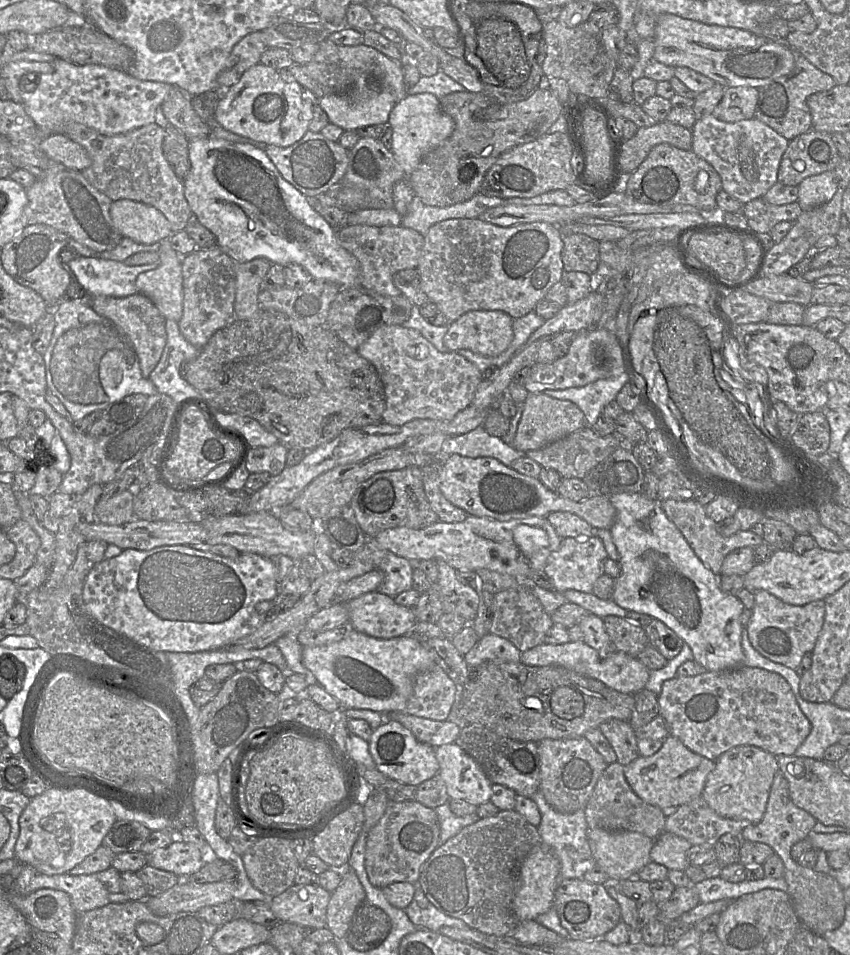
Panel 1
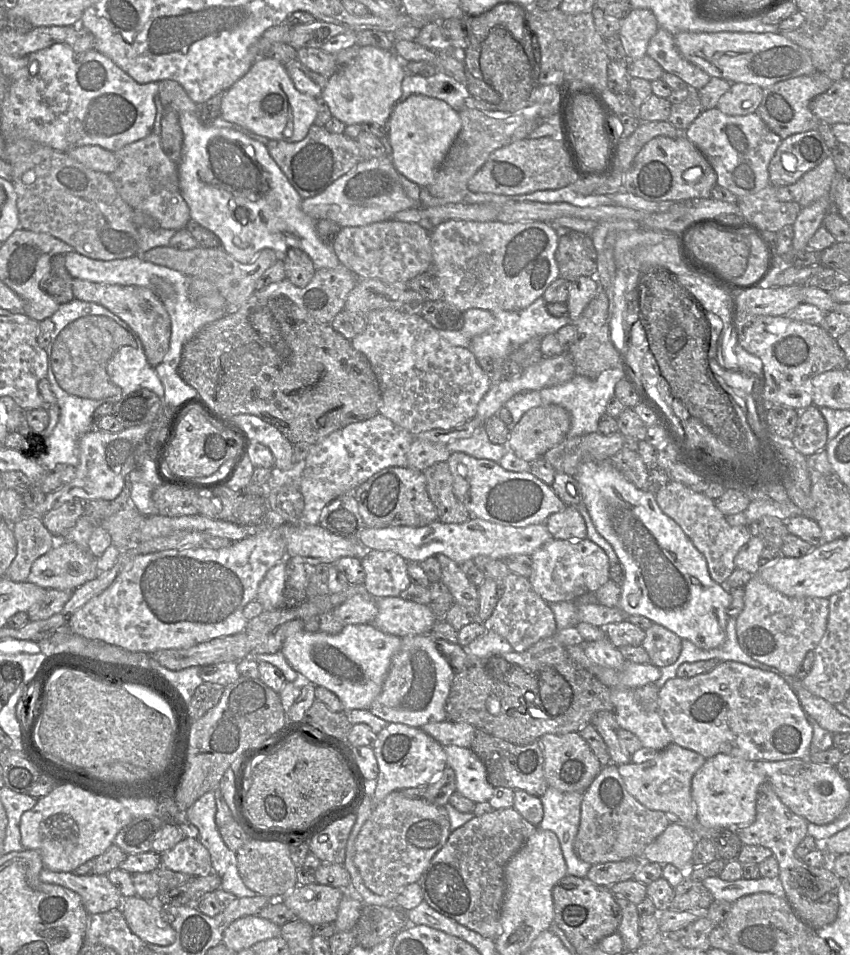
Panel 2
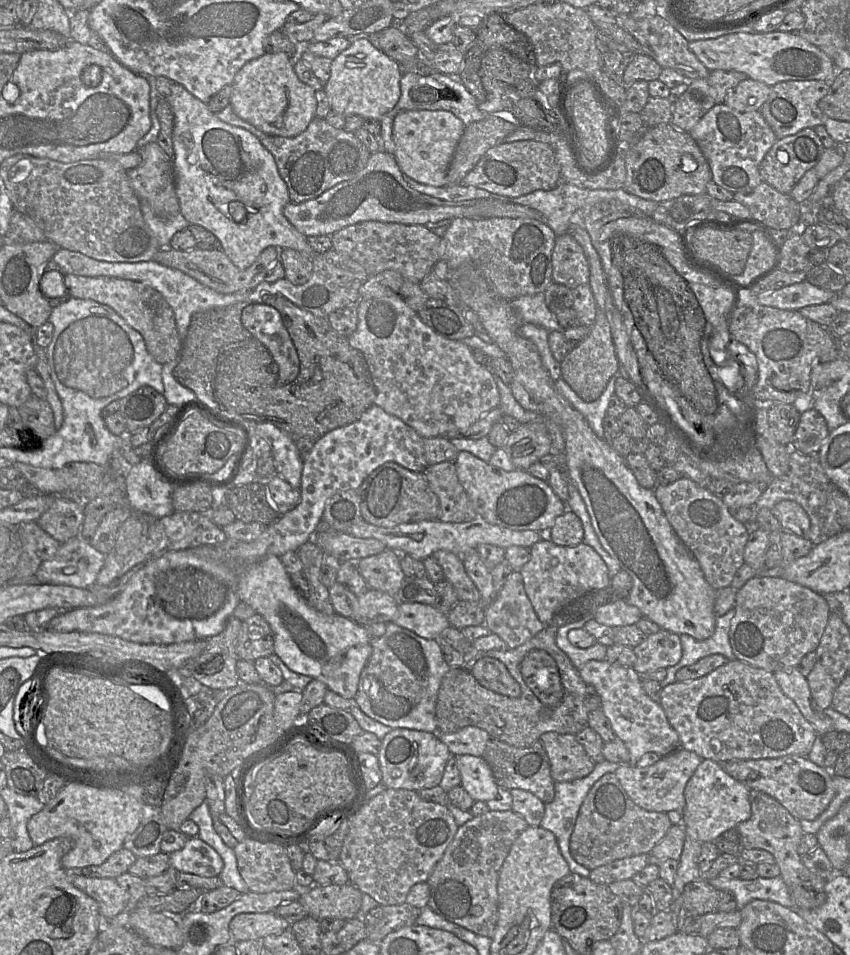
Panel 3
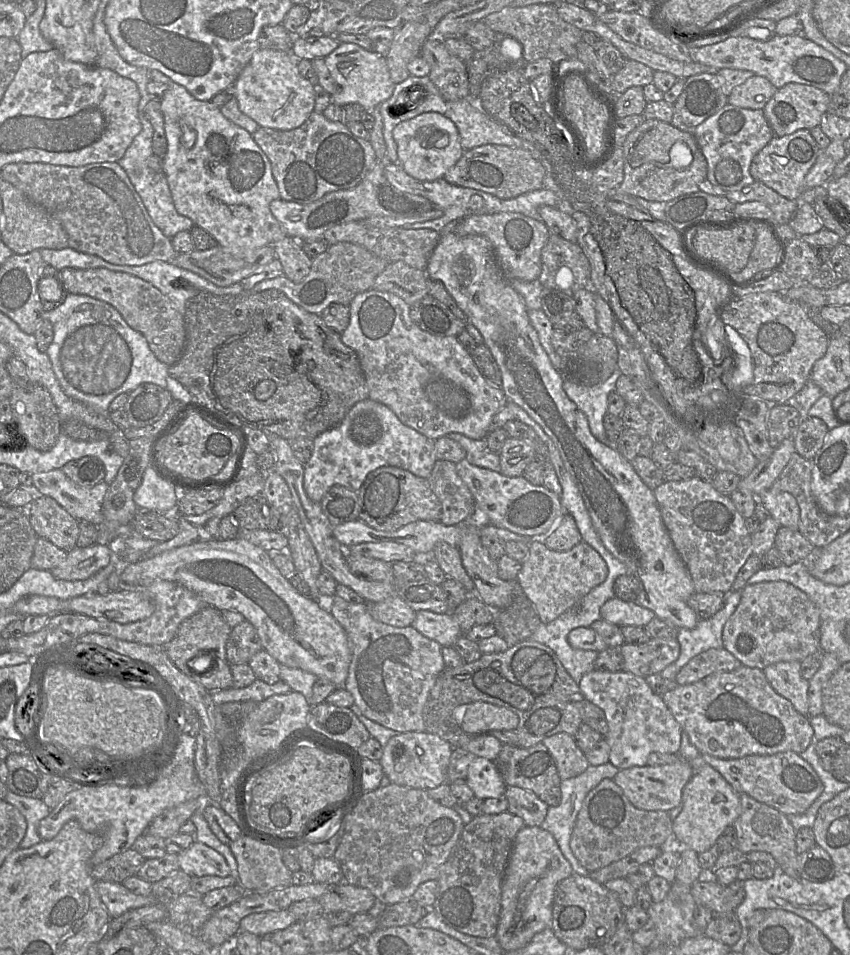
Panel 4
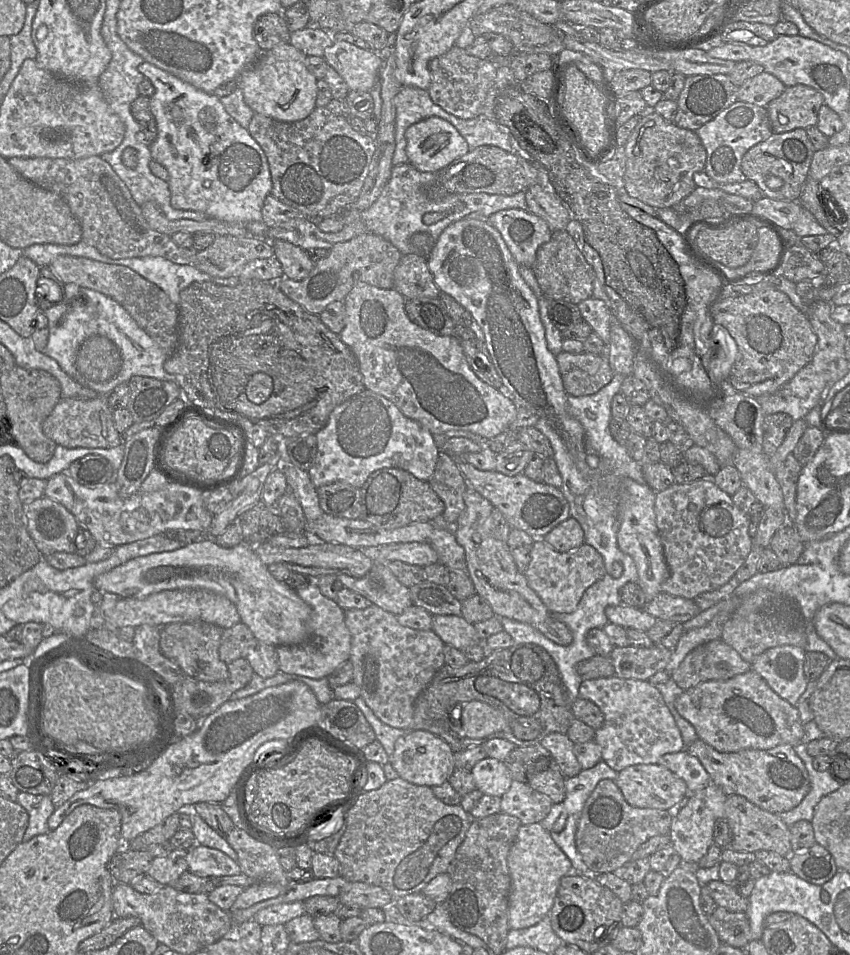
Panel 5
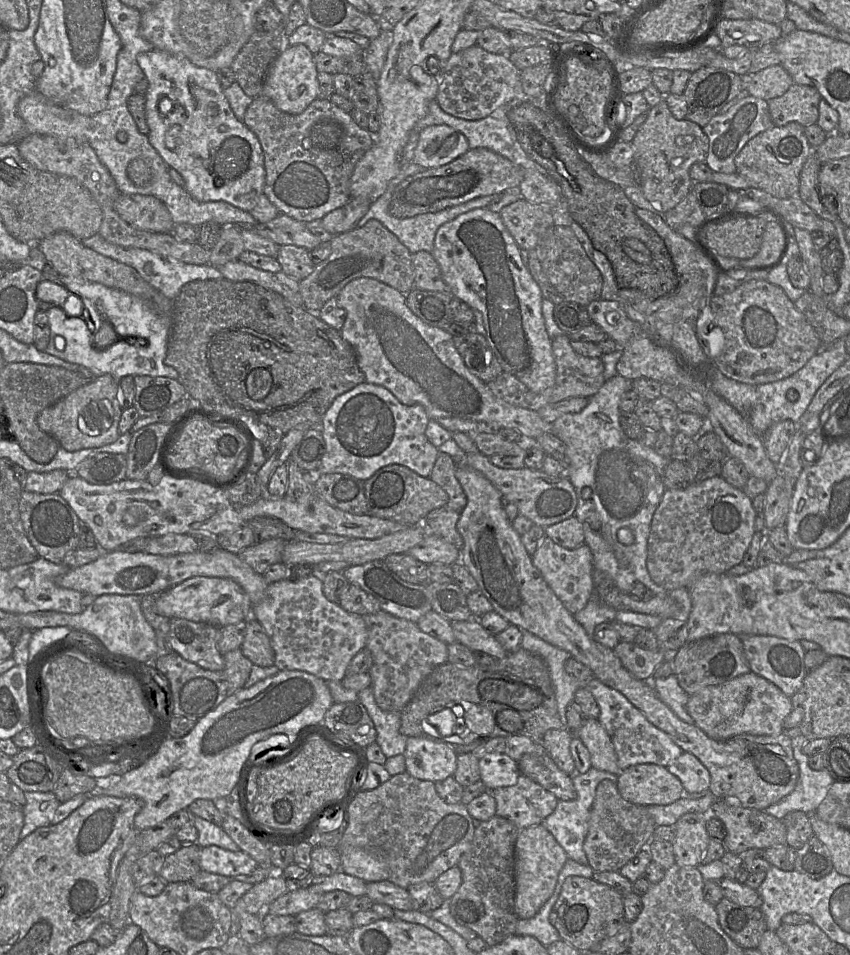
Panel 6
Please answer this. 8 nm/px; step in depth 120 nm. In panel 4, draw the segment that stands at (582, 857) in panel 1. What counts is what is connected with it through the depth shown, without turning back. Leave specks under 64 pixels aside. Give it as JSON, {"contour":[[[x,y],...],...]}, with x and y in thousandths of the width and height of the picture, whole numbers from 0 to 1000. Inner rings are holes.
{"contour":[[[714,798],[705,802],[693,801],[691,805],[682,812],[668,816],[660,817],[659,826],[660,826],[660,840],[655,844],[646,844],[642,857],[635,864],[640,869],[647,871],[656,886],[664,895],[664,897],[669,902],[675,914],[679,914],[684,917],[694,917],[694,912],[686,908],[679,898],[675,896],[671,888],[671,877],[675,867],[675,863],[679,857],[679,853],[686,843],[686,840],[691,831],[701,824],[709,816],[716,815],[721,816],[727,809],[728,805]]]}

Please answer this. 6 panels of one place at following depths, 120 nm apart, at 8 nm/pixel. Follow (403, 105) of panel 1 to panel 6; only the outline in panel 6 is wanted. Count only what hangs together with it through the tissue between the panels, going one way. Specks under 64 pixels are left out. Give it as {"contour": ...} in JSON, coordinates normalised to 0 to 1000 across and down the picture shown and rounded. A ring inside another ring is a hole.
{"contour":[[[508,131],[493,139],[486,171],[496,176],[521,174],[552,157],[548,143],[526,131]]]}

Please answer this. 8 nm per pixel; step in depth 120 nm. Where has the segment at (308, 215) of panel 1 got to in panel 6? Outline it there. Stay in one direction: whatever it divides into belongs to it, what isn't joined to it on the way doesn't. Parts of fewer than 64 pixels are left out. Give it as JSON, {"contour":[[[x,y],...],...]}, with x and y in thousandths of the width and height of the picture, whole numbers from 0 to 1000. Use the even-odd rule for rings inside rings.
{"contour":[[[186,51],[164,57],[161,66],[175,86],[171,123],[180,155],[213,182],[227,208],[262,210],[294,223],[312,196],[311,160],[302,142],[274,118],[255,76]]]}

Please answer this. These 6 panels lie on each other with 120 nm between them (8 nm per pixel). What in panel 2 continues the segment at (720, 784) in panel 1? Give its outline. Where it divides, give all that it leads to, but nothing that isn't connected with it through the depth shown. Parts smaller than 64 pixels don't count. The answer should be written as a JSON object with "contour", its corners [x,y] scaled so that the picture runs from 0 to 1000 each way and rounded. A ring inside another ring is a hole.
{"contour":[[[855,790],[831,795],[814,815],[813,832],[820,844],[820,858],[833,868],[867,868],[886,863],[891,828],[900,819],[898,807],[880,797]]]}

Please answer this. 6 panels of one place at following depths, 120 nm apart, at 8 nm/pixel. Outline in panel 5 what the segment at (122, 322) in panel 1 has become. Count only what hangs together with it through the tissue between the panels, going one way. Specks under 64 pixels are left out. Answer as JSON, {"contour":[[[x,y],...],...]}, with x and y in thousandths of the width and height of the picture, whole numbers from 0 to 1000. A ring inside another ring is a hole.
{"contour":[[[71,267],[59,280],[75,297],[87,296],[115,305],[139,316],[198,373],[207,366],[211,357],[211,323],[184,297],[148,279],[98,269]]]}

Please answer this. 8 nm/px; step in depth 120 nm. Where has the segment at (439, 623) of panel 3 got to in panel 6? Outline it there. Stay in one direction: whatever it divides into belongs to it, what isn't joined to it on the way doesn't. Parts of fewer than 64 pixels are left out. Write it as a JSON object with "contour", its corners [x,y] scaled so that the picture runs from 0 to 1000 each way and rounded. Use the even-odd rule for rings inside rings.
{"contour":[[[561,647],[532,650],[531,654],[536,671],[548,675],[556,683],[568,683],[584,690],[598,685],[584,666],[575,663]]]}

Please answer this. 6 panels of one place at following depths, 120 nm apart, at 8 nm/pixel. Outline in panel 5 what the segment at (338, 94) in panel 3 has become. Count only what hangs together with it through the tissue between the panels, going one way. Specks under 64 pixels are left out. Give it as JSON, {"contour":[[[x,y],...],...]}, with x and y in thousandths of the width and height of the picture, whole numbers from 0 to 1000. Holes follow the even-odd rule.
{"contour":[[[394,43],[382,51],[381,61],[405,83],[411,95],[435,96],[439,90],[447,86],[449,63],[442,53],[428,52],[407,43]]]}

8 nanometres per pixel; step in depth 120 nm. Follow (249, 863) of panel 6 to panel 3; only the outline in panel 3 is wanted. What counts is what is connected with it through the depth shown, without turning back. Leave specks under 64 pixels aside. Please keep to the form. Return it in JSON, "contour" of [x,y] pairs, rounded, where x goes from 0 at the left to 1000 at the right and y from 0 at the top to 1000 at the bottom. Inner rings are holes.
{"contour":[[[222,876],[216,887],[199,894],[201,911],[233,916],[255,918],[264,904],[260,896],[234,876]]]}

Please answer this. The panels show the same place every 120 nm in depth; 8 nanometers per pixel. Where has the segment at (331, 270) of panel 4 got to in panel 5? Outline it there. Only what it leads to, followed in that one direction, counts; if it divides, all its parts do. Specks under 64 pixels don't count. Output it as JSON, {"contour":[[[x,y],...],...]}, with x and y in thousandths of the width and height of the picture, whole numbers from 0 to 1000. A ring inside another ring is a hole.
{"contour":[[[431,243],[407,253],[394,255],[386,267],[376,271],[364,288],[347,294],[332,291],[325,296],[331,305],[362,327],[376,330],[393,315],[405,315],[413,303],[424,295],[448,302],[462,302],[462,286],[473,266],[448,247]]]}

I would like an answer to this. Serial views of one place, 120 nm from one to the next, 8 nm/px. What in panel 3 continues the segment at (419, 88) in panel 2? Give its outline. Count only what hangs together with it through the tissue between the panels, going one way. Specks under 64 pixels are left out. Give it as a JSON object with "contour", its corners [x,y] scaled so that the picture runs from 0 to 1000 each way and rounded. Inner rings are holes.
{"contour":[[[474,75],[471,84],[471,95],[472,99],[467,109],[446,127],[448,132],[447,145],[449,147],[449,158],[461,162],[464,160],[464,149],[461,147],[462,128],[472,117],[482,115],[528,116],[540,124],[547,133],[556,128],[567,126],[573,120],[562,113],[560,104],[539,81],[527,80],[518,75],[513,75],[506,80],[495,80],[488,75]]]}

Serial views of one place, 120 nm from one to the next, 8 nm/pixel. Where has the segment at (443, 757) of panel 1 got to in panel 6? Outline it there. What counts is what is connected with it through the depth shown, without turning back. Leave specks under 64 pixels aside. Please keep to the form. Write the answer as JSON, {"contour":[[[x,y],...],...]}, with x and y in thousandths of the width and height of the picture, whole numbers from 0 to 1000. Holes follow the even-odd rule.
{"contour":[[[573,788],[564,795],[565,816],[573,827],[604,823],[612,813],[608,797],[594,788]]]}

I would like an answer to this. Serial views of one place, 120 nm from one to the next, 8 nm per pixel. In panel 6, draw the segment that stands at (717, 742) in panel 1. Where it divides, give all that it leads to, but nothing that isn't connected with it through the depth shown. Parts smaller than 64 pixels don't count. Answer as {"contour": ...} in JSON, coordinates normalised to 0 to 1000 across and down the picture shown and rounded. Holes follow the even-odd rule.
{"contour":[[[884,703],[851,716],[832,718],[812,728],[807,743],[816,753],[818,759],[832,771],[853,776],[872,769],[921,768],[921,757],[932,745],[932,736],[913,717]]]}

